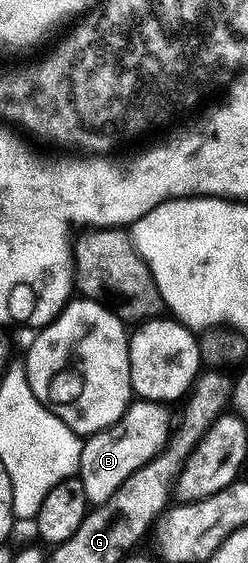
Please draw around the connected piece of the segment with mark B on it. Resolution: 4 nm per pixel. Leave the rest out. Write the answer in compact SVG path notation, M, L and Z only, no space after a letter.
M135 399L117 424L84 440L78 474L92 506L98 507L107 502L131 473L138 471L166 446L171 430L168 411L170 410L164 404Z

